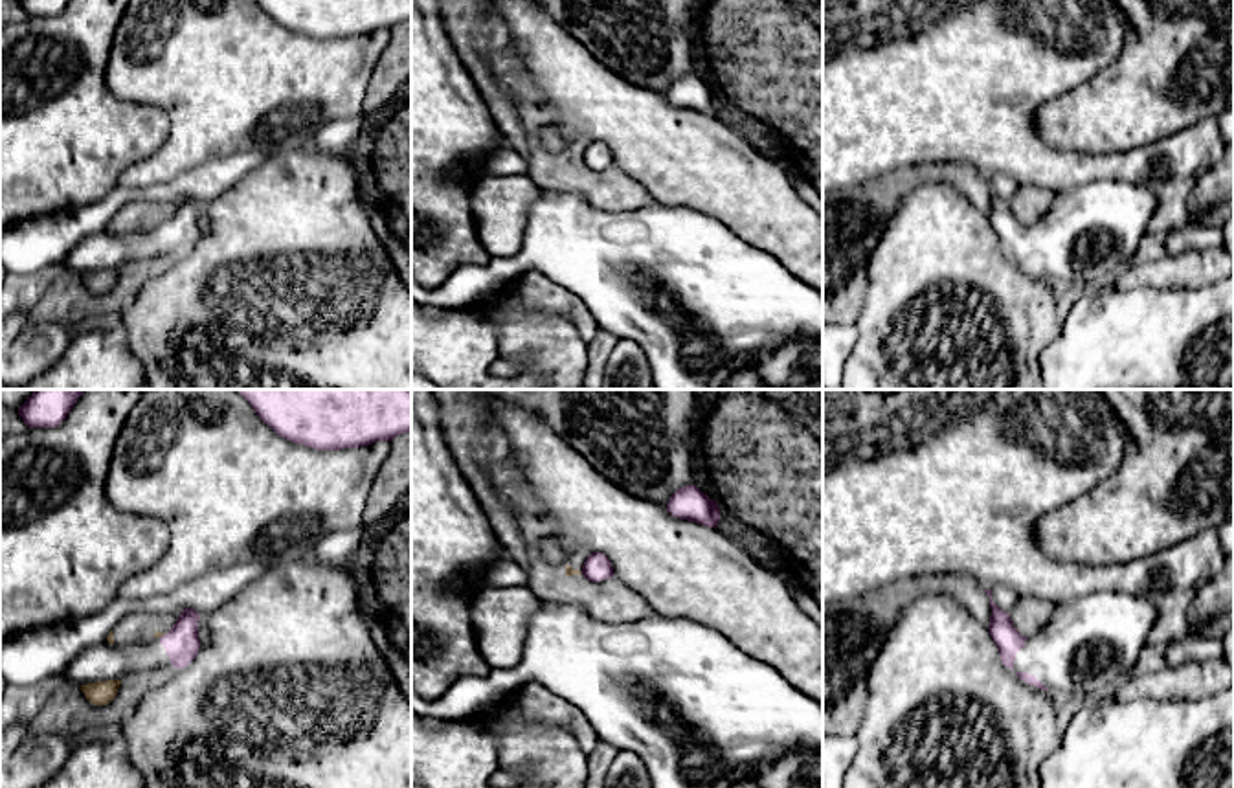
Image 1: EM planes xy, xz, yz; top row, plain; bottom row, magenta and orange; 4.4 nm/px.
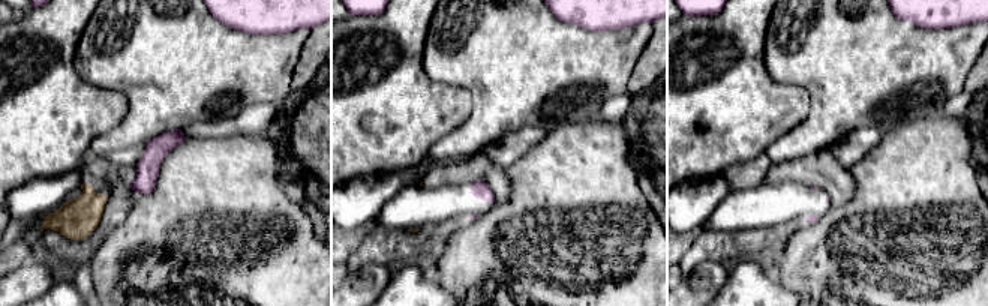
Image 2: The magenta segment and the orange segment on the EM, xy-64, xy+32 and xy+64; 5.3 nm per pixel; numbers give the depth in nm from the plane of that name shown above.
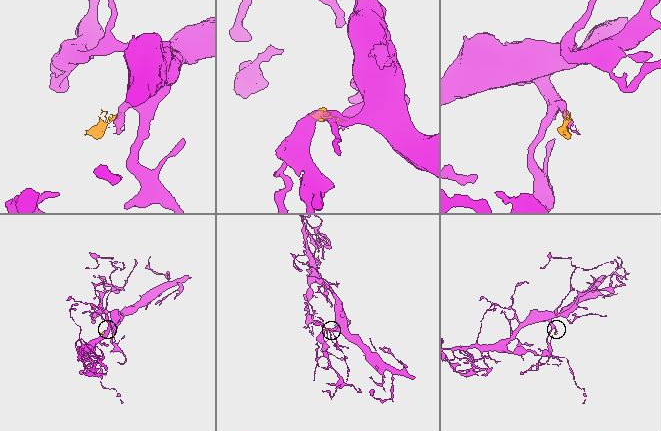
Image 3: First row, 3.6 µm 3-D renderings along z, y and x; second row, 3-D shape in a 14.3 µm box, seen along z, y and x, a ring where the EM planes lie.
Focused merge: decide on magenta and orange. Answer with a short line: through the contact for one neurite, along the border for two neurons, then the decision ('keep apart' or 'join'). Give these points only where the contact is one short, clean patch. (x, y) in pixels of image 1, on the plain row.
line xy (166, 223), (160, 226); keep apart

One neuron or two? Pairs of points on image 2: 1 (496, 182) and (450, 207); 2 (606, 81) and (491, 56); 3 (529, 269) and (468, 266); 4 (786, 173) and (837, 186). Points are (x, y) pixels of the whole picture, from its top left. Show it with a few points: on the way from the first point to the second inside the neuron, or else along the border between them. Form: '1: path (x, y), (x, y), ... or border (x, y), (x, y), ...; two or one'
1: border (470, 183), (449, 183), (435, 188); two
2: path (577, 71), (540, 71), (526, 68), (519, 62); one
3: path (514, 269), (510, 266), (483, 266); one
4: path (798, 173), (825, 174); one

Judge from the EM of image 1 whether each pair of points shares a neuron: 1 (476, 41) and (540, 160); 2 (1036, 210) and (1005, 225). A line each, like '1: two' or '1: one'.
1: one
2: two

